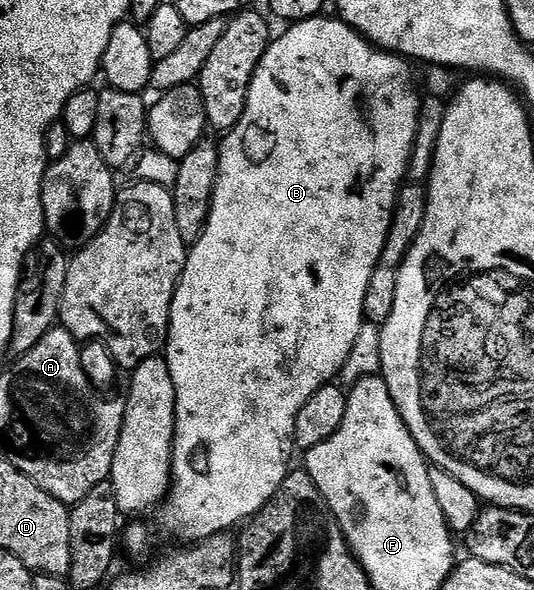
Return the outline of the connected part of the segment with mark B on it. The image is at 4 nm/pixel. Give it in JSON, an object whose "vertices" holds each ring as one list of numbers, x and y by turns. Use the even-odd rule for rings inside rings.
{"vertices":[[317,17,314,19,303,19,300,23,293,23,280,36,273,38,268,44,266,53,250,81,248,90,248,100,246,109,238,121,238,125,232,131,223,136,224,143,219,144,220,148,220,172,216,178,216,188,212,198,212,208,210,217,204,226,204,232,198,237,198,241,191,244,188,252,188,259,184,263,184,272,180,278,180,283,174,293,172,302,172,312,170,313,170,325,168,326,168,341,166,344,166,358,170,375,174,377,174,389,176,390,176,432,172,438,172,486,168,492,166,508,168,507,168,527,172,531,177,531,185,540,185,544,191,545,199,543,202,539,208,539,212,535,223,535,231,532,235,523,243,524,245,521,256,515,262,508,269,503,278,493,282,481,288,476,290,464,288,464,288,454,294,451,294,425,298,413,302,413,302,405,318,393,318,389,329,386,332,379,341,374,350,357,350,349,354,349,354,341,358,341,358,333,365,325,364,302,366,293,370,285,370,277,382,257,382,249,388,240,388,230,392,227,392,214,396,212,396,194,400,192,402,184,405,182,408,166,412,161,412,146,416,143,416,134,418,133,418,121,420,120,420,104,422,94,416,88,416,75,412,72,413,64,409,60,392,54,391,51,381,51,380,48,372,46,363,35,358,34,355,29,339,17,333,19,324,19]]}

